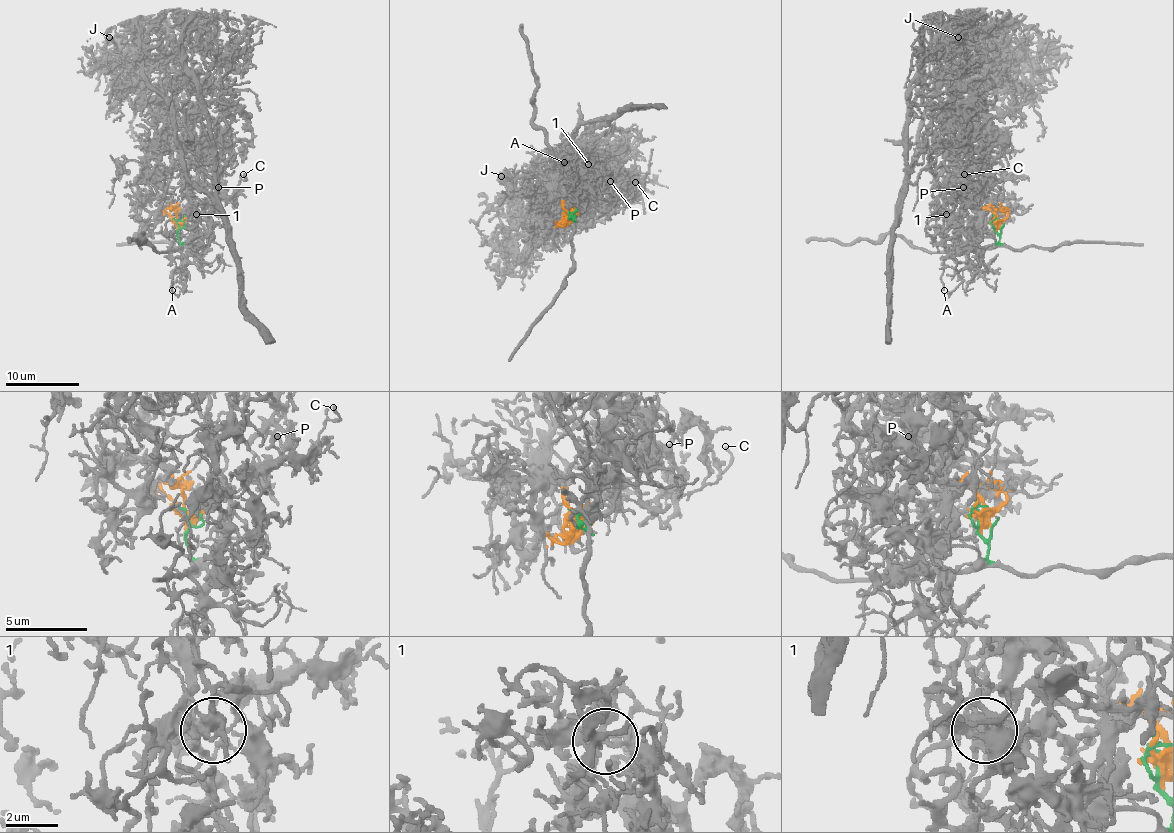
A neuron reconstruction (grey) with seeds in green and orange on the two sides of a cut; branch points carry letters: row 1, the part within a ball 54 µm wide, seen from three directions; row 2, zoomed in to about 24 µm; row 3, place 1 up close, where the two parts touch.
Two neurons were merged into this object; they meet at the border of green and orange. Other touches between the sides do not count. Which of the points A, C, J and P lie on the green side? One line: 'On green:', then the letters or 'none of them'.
On green: A

